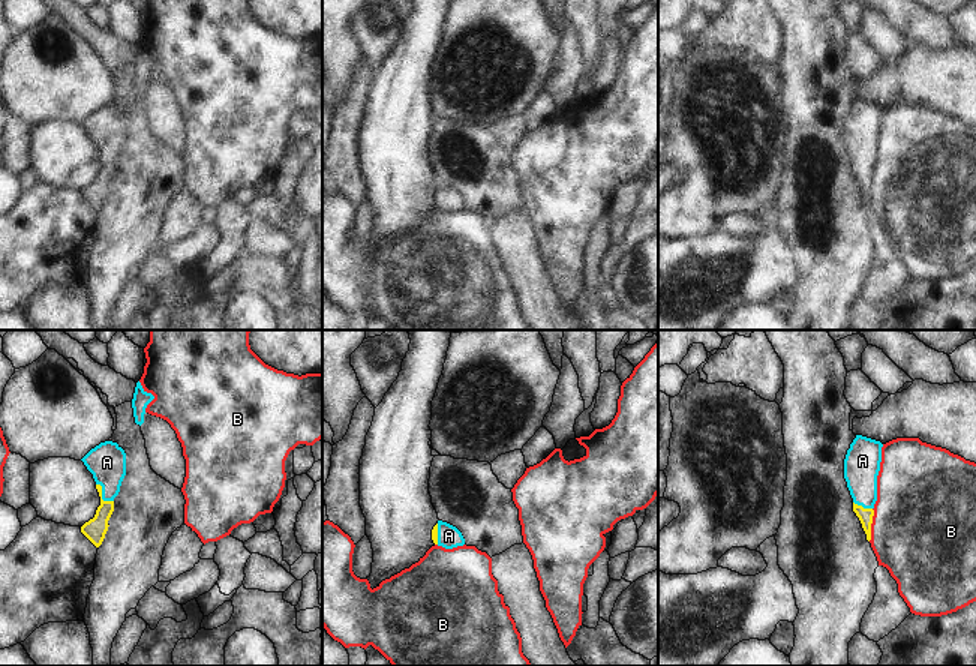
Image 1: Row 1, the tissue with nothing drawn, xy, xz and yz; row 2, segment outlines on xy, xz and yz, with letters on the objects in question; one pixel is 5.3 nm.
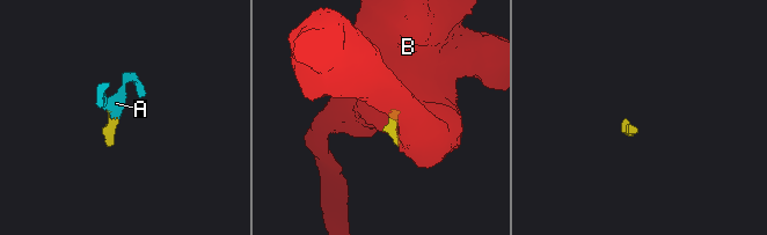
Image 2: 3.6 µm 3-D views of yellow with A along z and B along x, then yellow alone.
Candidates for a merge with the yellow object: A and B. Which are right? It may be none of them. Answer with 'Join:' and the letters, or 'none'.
Join: A

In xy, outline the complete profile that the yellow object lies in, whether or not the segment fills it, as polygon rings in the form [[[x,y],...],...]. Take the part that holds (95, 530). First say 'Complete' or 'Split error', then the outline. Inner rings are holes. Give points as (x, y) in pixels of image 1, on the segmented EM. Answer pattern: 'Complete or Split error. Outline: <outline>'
Split error. Outline: [[[105,441],[91,448],[81,460],[93,474],[100,496],[94,518],[81,526],[81,532],[99,548],[109,526],[114,498],[118,495],[126,476],[126,453],[117,442]]]

